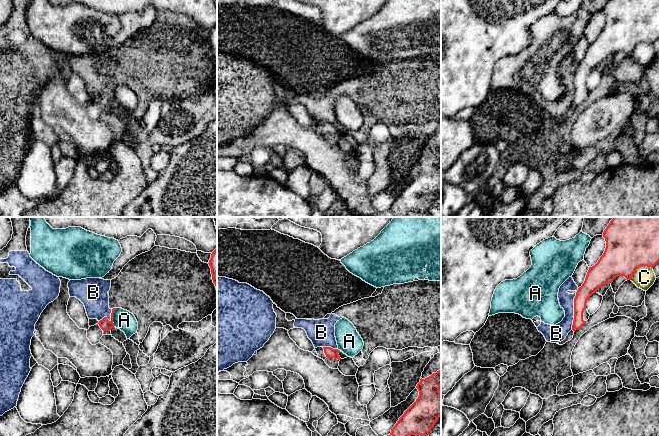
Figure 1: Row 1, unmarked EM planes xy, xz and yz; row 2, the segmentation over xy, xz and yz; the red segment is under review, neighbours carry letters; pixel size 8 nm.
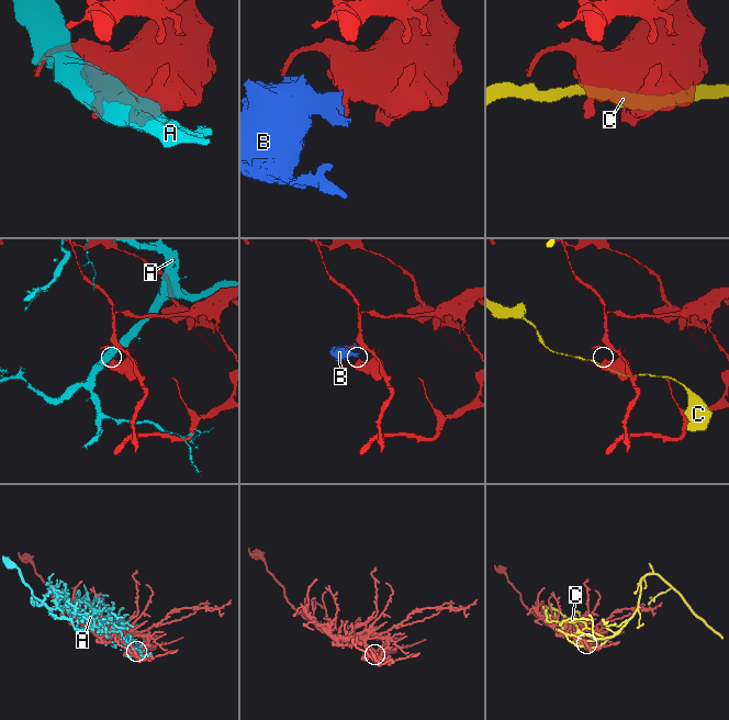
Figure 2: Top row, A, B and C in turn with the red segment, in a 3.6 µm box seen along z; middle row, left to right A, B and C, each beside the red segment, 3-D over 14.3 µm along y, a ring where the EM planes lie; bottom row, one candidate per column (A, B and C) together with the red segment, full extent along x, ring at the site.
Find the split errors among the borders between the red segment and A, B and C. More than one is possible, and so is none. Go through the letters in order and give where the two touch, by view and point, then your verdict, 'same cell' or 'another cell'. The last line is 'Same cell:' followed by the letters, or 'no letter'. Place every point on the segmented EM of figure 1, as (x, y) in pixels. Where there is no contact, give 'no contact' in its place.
A: meets red in xy at (112, 317); another cell
B: meets red in yz at (574, 309); another cell
C: meets red in yz at (639, 266); another cell
Same cell: no letter

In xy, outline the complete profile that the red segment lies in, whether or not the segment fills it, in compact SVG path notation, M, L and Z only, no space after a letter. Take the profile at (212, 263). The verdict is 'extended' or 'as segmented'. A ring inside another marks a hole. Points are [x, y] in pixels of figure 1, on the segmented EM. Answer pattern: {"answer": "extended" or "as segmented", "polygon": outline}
{"answer": "as segmented", "polygon": "M217 248L212 252L211 258L208 264L211 268L212 280L217 290Z"}

